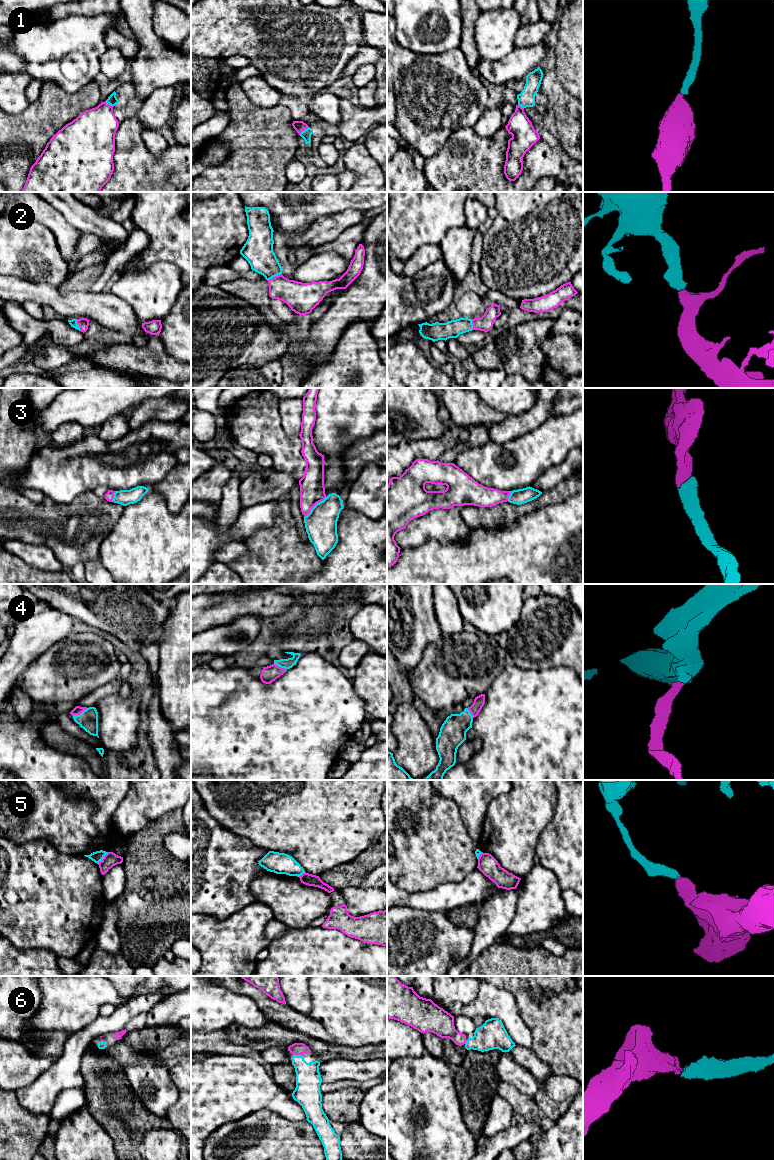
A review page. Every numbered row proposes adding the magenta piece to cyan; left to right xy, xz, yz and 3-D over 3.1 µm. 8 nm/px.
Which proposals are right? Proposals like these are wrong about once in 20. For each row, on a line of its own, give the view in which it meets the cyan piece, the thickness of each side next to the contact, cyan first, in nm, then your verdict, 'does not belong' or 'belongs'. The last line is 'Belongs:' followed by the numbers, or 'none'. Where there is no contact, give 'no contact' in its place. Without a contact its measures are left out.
1: meets cyan in xz; 80 nm thick on the cyan side, 90 nm on the other; belongs
2: meets cyan in xz; 240 nm thick on the cyan side, 220 nm on the other; belongs
3: meets cyan in xz; 260 nm thick on the cyan side, 200 nm on the other; belongs
4: meets cyan in xy; 160 nm thick on the cyan side, 70 nm on the other; belongs
5: meets cyan in xy; 90 nm thick on the cyan side, 110 nm on the other; does not belong
6: meets cyan in xz; 200 nm thick on the cyan side, 100 nm on the other; belongs
Belongs: 1, 2, 3, 4, 6

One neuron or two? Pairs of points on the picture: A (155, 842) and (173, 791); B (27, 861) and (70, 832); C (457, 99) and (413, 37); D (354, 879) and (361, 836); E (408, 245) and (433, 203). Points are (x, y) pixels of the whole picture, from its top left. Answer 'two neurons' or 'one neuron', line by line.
A: two neurons
B: two neurons
C: two neurons
D: two neurons
E: one neuron

